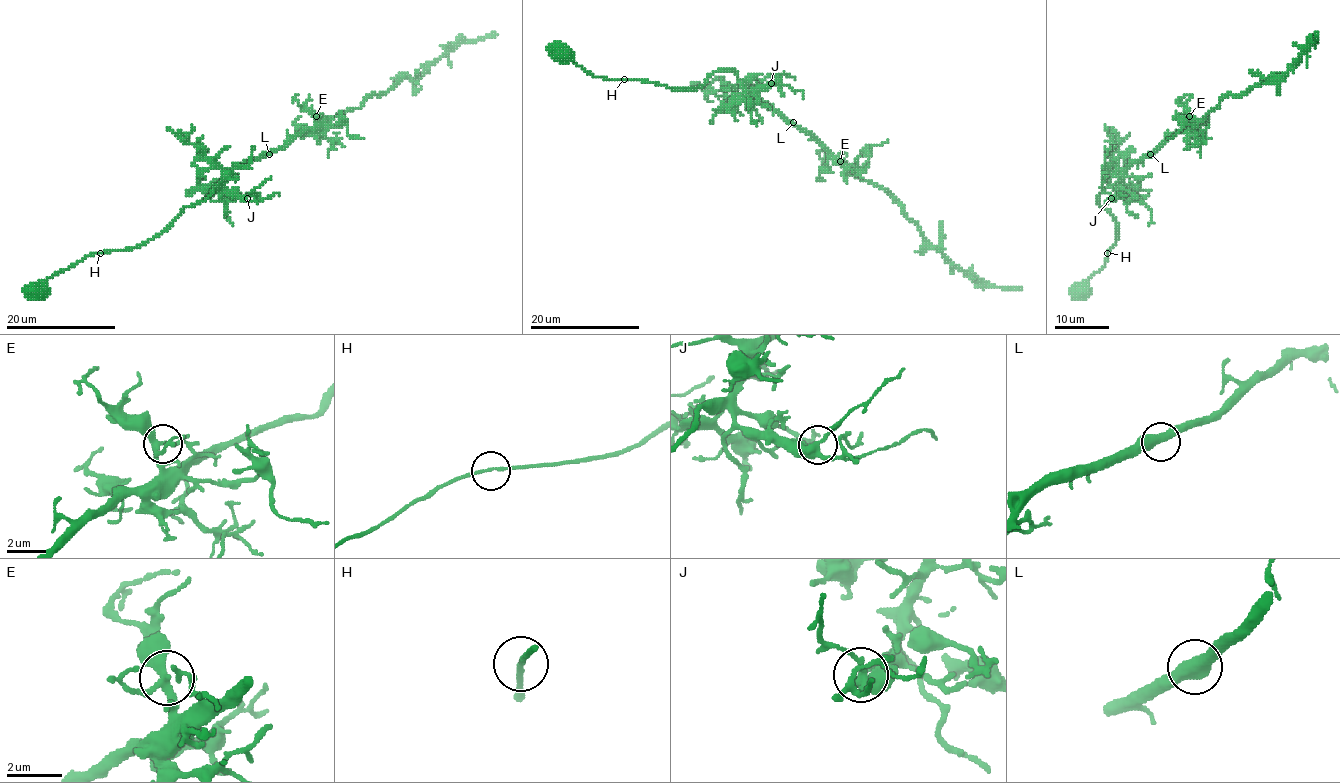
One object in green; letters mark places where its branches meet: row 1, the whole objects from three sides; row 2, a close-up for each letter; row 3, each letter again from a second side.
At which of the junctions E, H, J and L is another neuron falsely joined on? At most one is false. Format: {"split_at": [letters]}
{"split_at": []}

